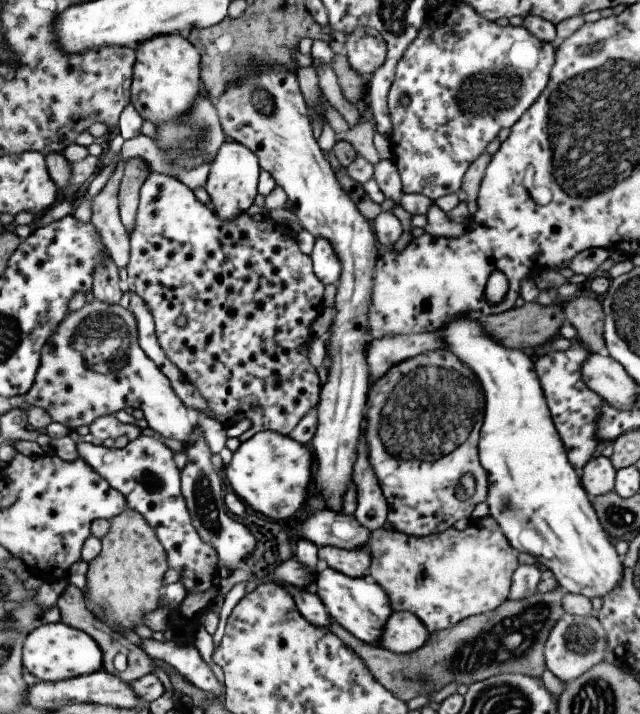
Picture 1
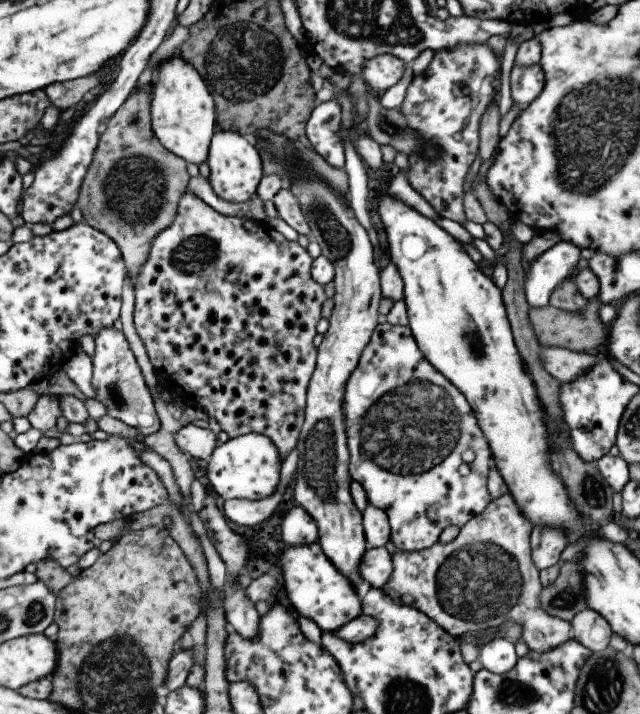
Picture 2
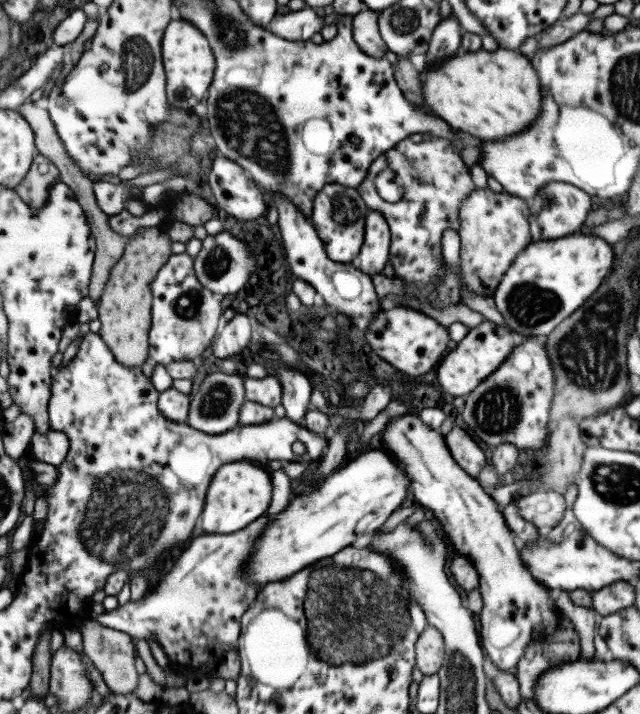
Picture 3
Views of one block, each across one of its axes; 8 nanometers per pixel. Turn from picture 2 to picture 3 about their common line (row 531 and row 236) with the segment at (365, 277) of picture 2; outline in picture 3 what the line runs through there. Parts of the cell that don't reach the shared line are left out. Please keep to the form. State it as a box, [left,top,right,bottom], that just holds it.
[310,184,368,263]

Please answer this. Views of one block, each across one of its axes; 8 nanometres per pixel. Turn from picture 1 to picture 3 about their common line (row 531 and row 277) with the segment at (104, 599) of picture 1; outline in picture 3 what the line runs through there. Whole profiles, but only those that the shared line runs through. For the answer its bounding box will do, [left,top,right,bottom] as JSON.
[94,219,172,368]

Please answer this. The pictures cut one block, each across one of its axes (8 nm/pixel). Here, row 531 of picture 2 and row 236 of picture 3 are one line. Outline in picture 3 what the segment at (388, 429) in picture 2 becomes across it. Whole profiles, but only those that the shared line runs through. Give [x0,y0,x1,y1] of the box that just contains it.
[355,138,473,289]

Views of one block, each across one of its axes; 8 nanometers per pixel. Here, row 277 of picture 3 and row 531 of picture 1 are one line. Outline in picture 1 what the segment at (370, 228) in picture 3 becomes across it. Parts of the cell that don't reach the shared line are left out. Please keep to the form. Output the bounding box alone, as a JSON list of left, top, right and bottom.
[351,436,387,532]

